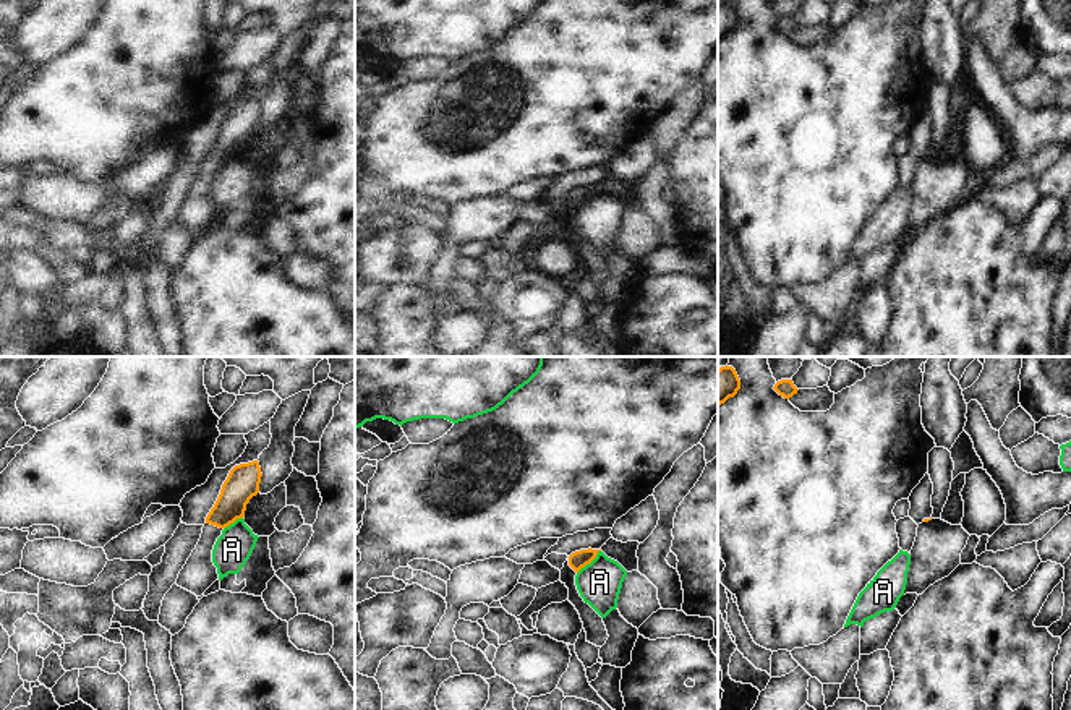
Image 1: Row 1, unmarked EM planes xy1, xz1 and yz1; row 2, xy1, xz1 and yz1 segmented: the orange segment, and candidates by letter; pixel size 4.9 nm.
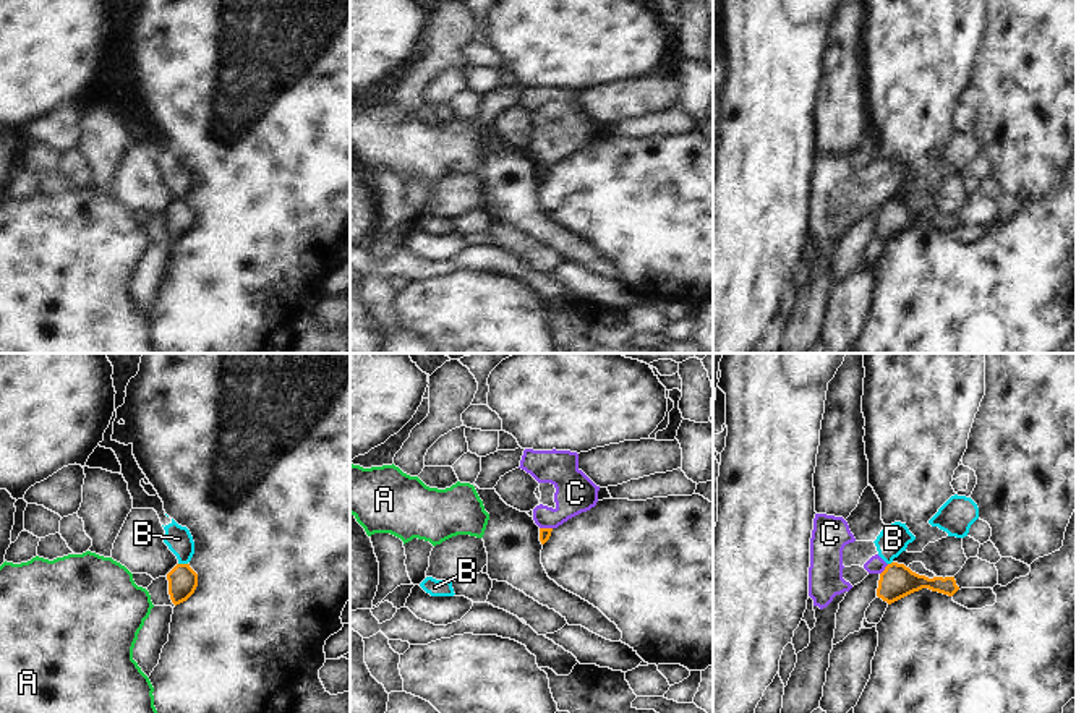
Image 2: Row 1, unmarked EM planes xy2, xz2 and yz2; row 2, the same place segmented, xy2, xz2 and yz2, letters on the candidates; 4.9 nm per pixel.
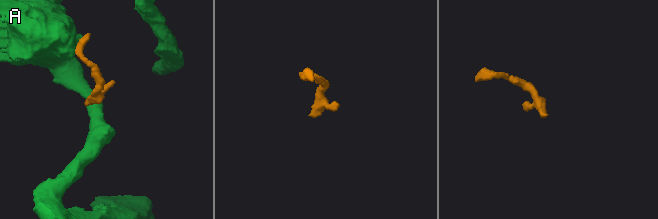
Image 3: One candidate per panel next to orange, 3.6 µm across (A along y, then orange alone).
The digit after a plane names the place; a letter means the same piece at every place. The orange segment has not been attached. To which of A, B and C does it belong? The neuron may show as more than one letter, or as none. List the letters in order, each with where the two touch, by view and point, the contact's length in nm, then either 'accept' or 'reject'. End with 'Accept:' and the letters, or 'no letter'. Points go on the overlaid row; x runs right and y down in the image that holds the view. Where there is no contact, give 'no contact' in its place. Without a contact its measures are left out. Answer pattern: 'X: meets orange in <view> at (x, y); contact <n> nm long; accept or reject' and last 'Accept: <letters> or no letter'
A: meets orange in xz1 at (588, 563); contact 170 nm long; reject
B: meets orange in xy2 at (183, 564); contact 50 nm long; reject
C: meets orange in yz2 at (885, 569); contact 70 nm long; reject
Accept: no letter

